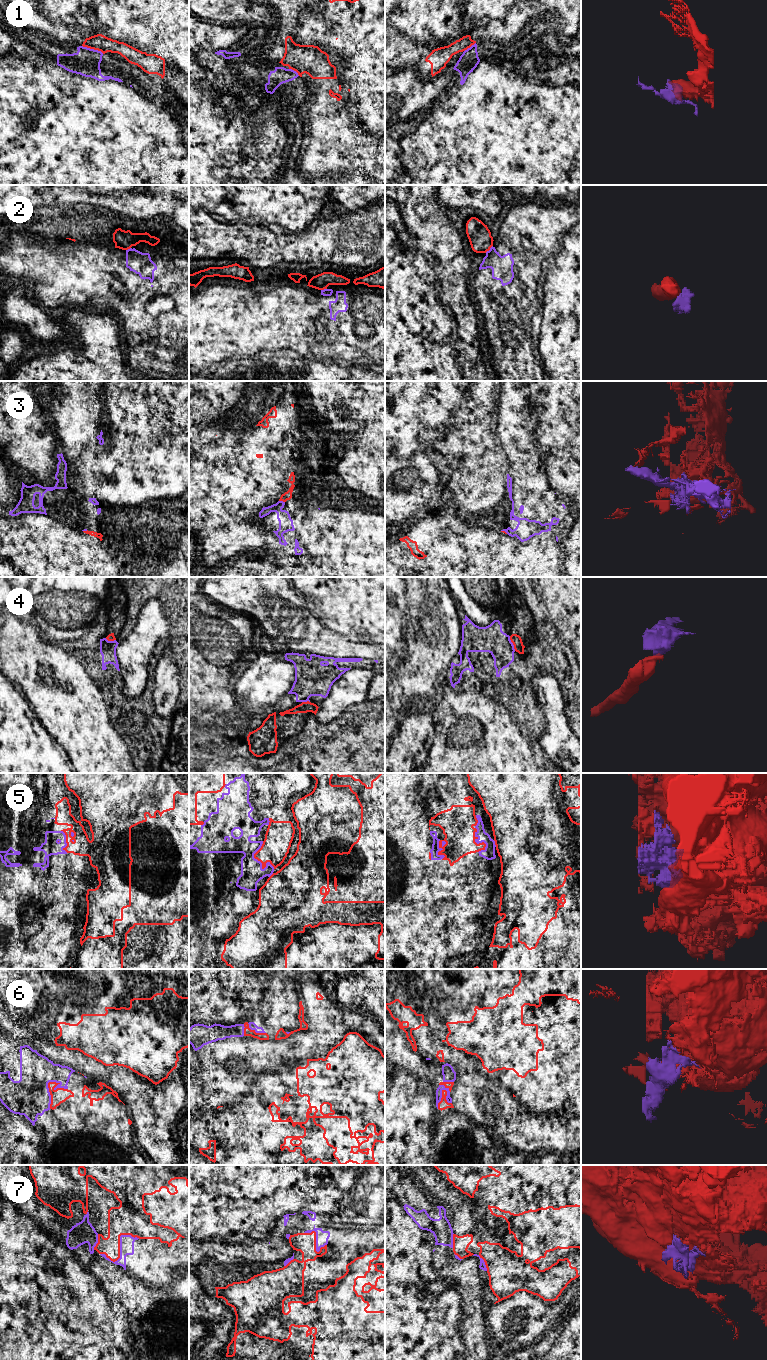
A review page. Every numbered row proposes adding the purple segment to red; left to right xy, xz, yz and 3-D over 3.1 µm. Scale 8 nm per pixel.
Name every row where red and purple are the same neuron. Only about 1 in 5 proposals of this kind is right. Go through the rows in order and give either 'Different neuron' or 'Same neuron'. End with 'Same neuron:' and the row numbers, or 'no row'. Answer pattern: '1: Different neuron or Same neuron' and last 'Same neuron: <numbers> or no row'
1: Different neuron
2: Different neuron
3: Different neuron
4: Different neuron
5: Different neuron
6: Different neuron
7: Different neuron
Same neuron: no row

